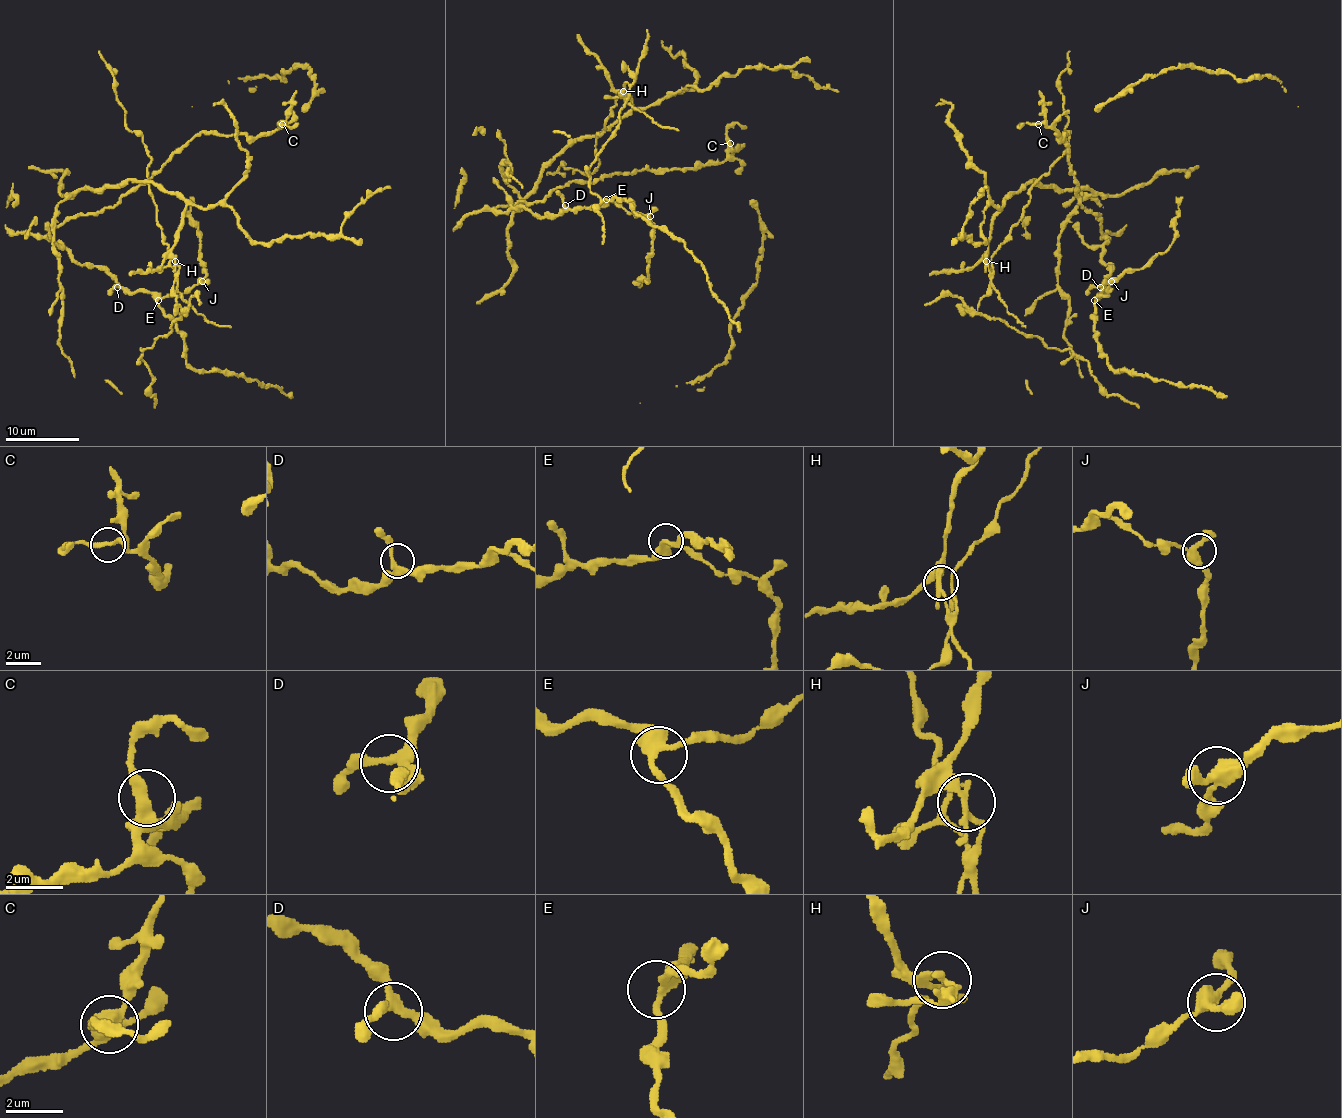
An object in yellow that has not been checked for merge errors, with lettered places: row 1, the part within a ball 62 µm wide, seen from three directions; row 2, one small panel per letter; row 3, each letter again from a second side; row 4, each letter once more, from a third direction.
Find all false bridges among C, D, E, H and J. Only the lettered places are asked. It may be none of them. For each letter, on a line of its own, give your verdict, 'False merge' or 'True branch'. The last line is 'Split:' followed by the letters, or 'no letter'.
C: True branch
D: True branch
E: True branch
H: False merge
J: True branch
Split: H

